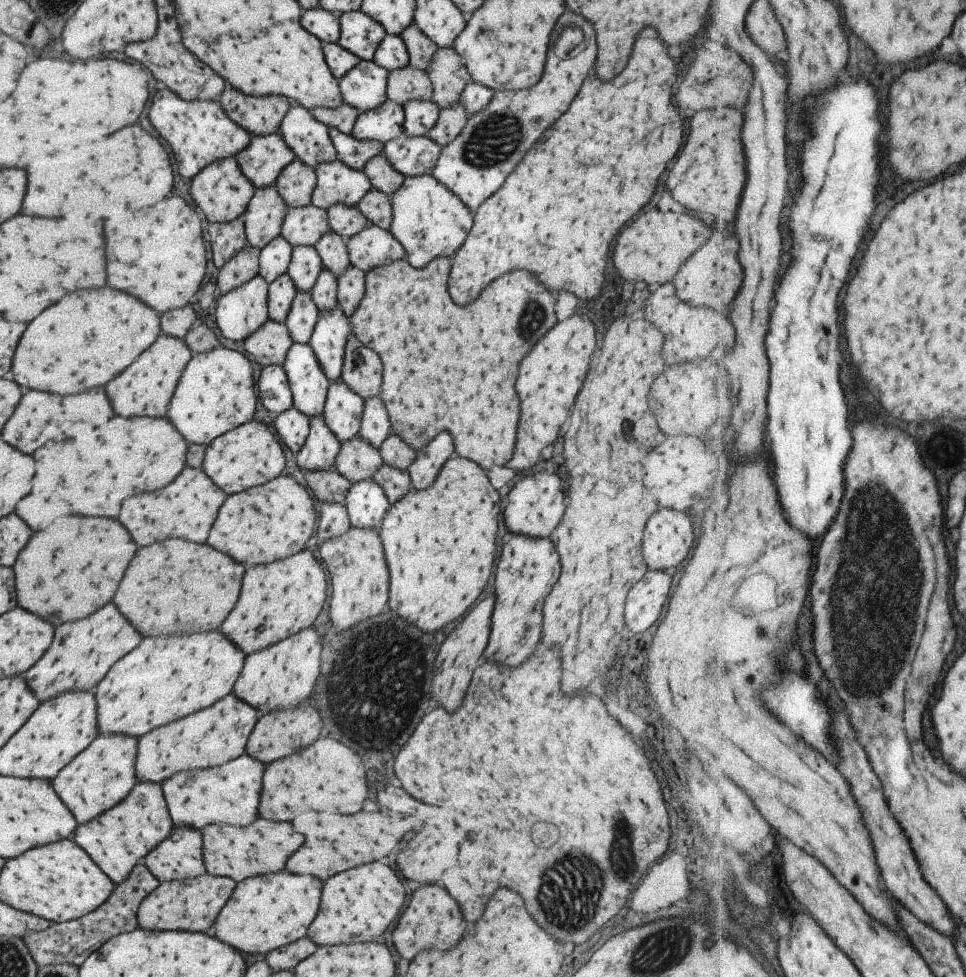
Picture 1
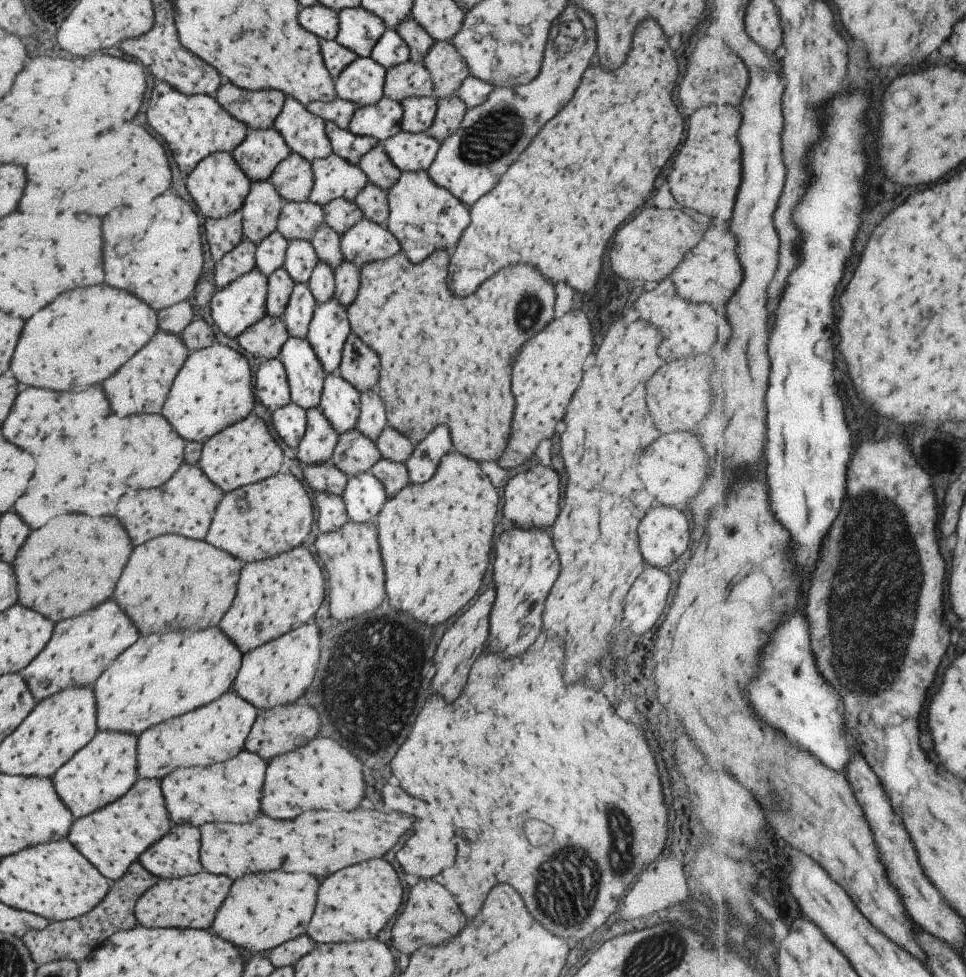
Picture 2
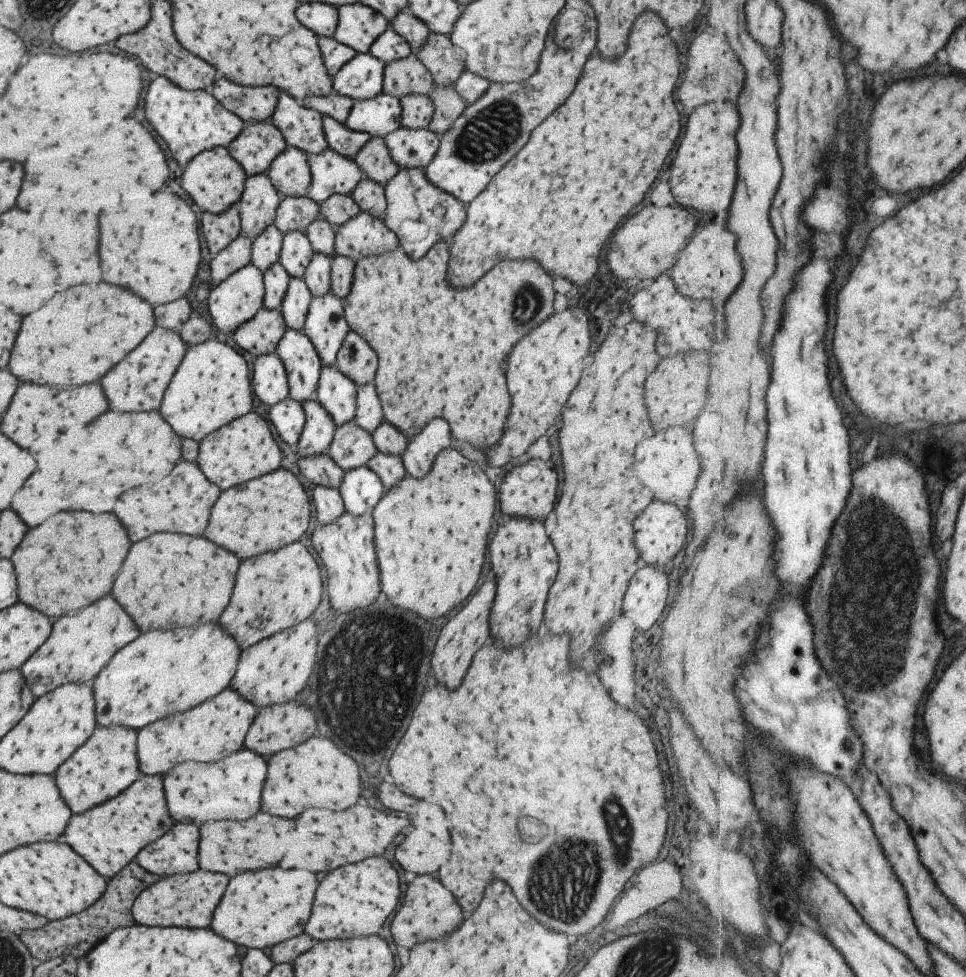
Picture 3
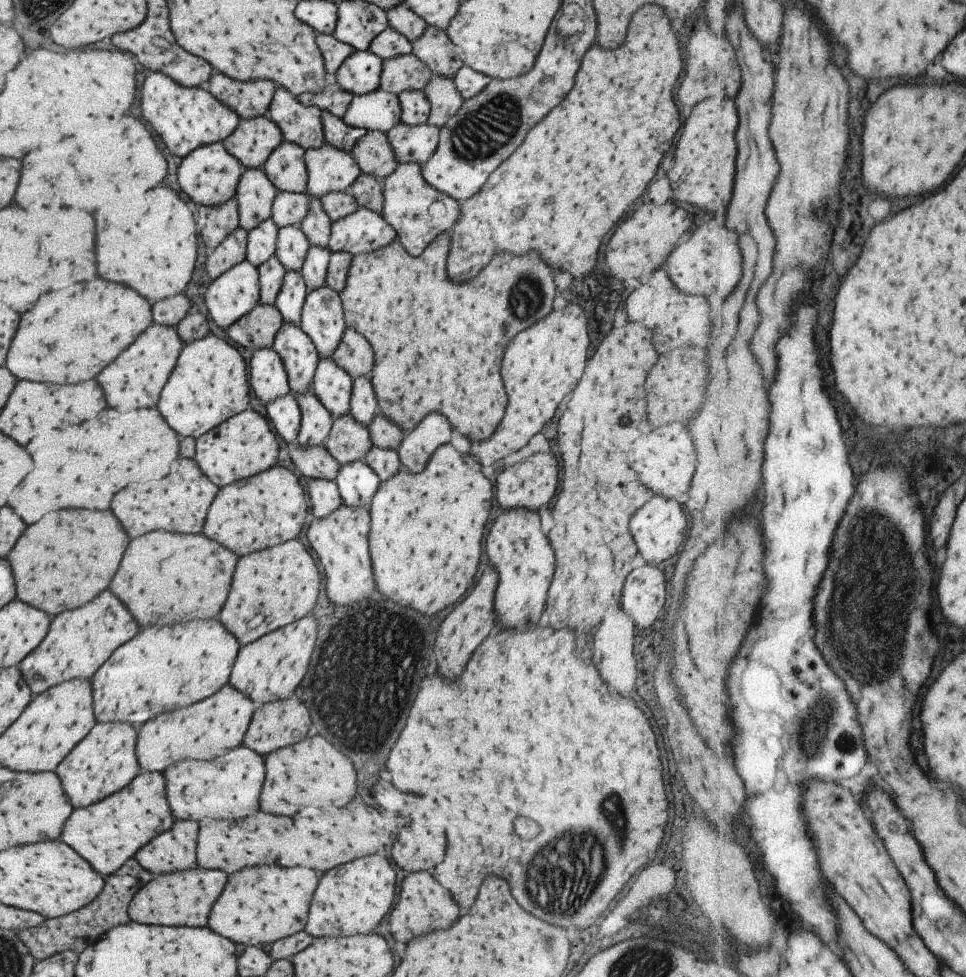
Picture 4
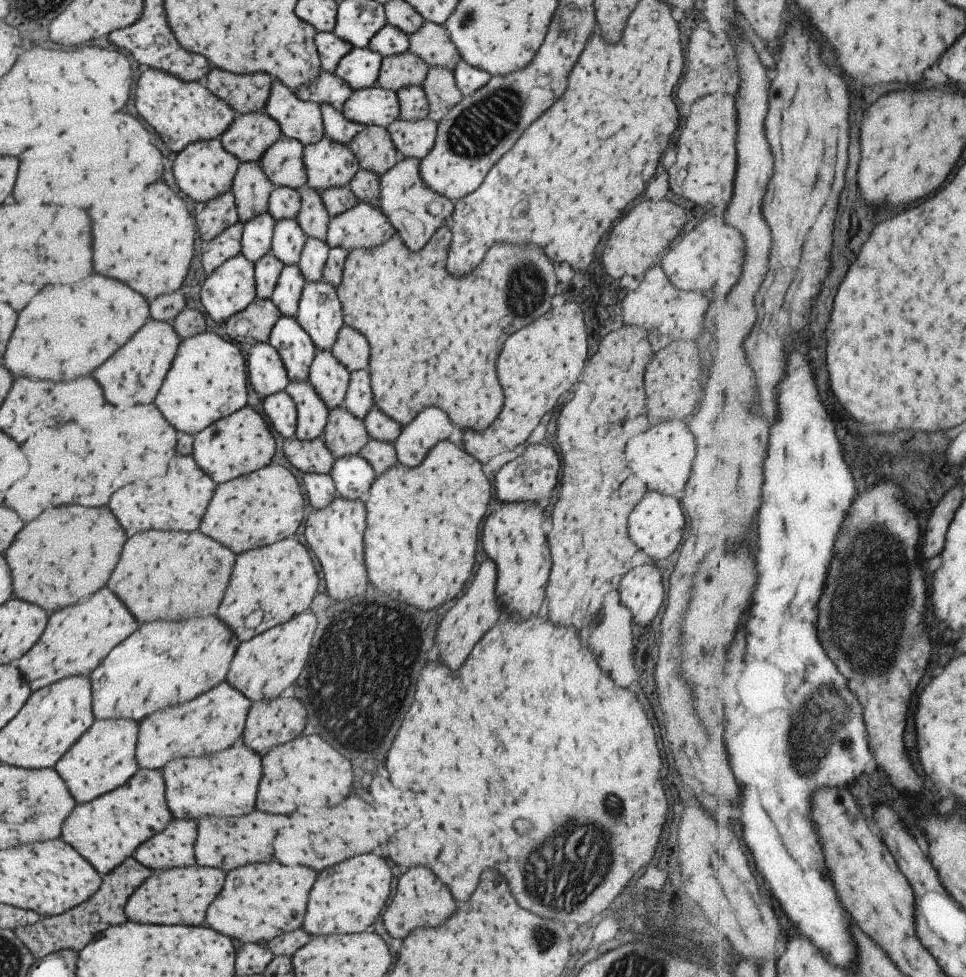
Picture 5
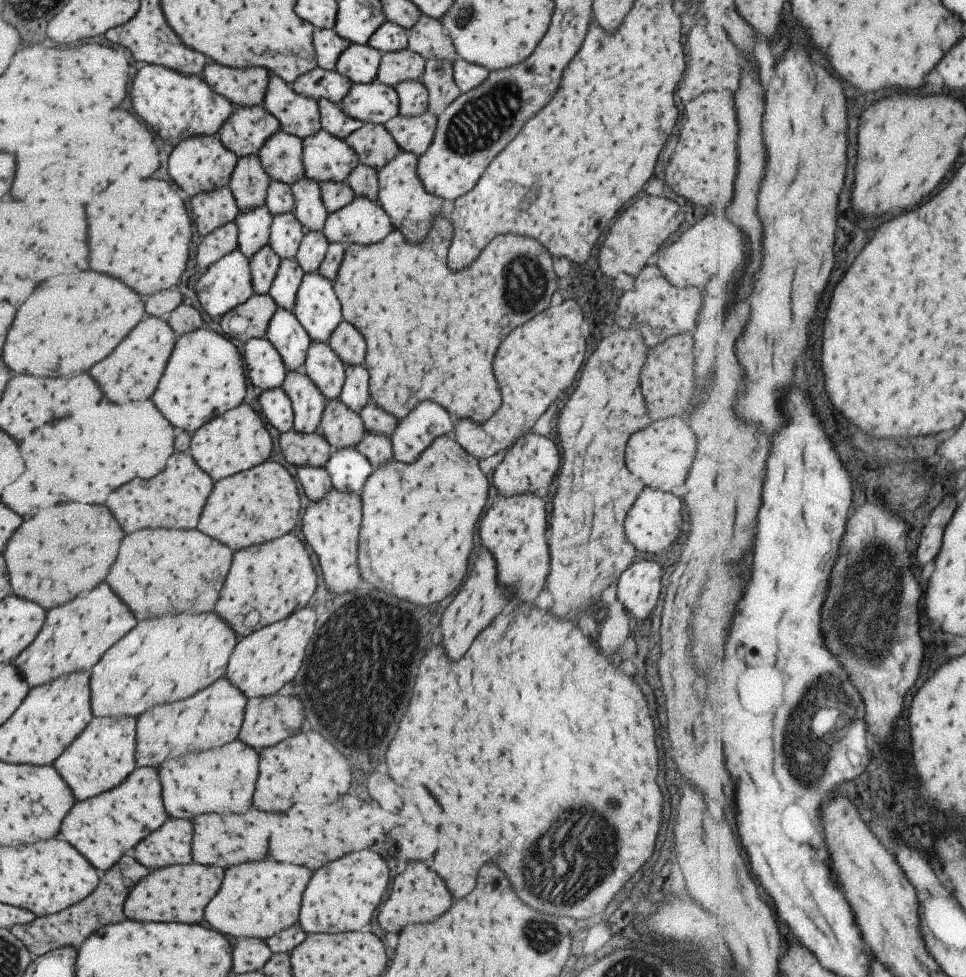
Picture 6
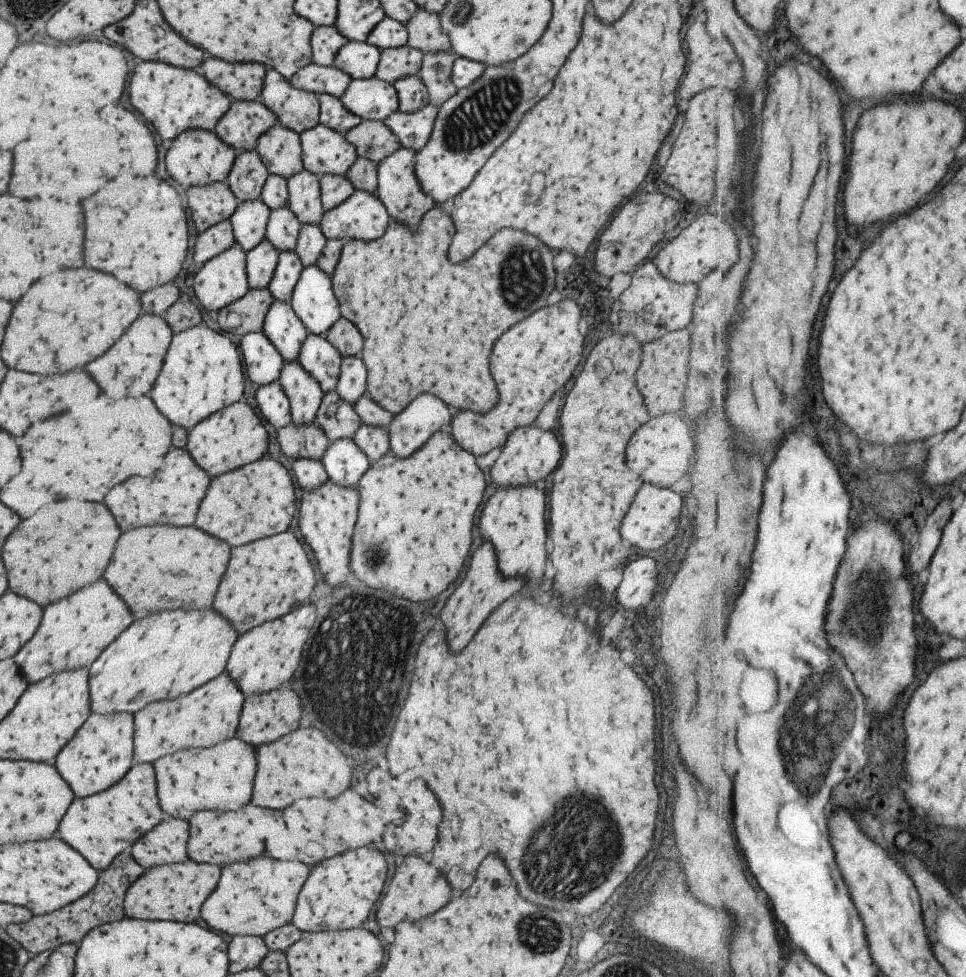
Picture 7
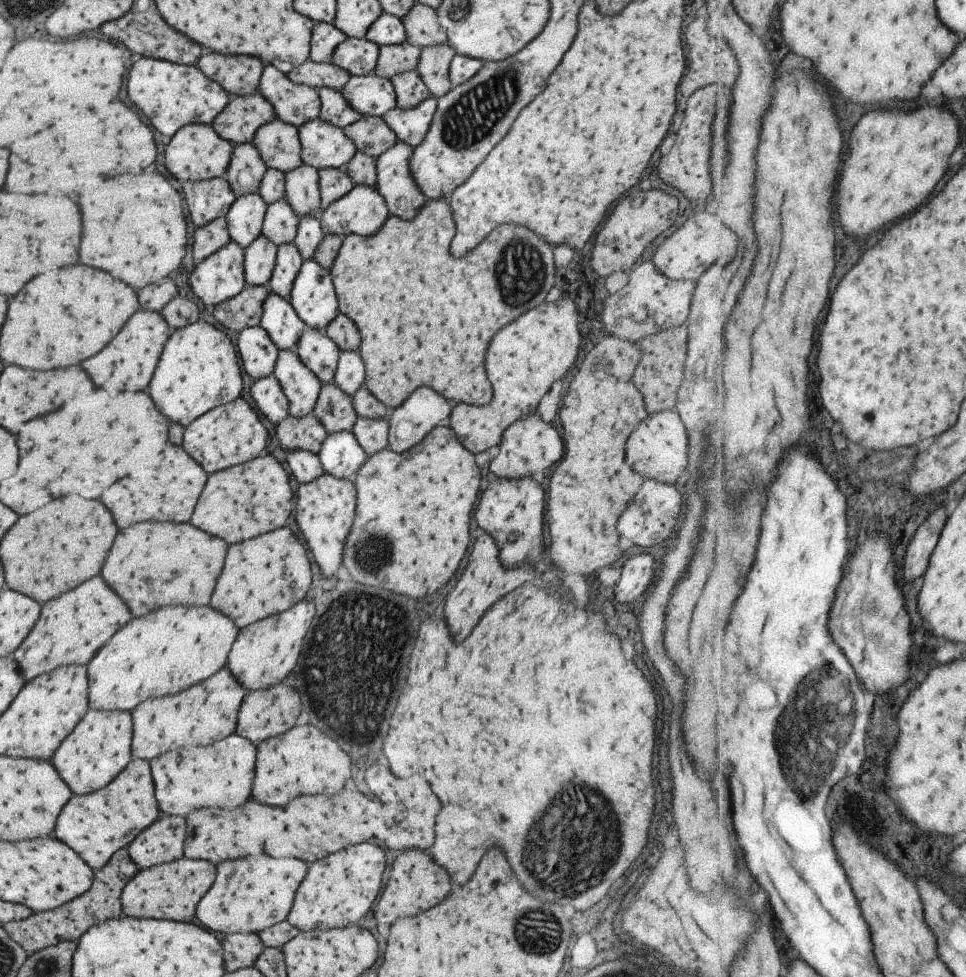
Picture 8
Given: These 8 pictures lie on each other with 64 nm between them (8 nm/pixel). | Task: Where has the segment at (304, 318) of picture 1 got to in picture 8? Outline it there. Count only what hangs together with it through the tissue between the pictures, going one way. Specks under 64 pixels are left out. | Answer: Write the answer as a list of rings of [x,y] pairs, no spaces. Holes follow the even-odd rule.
[[[295,244],[276,246],[275,264],[266,284],[270,292],[287,301],[301,263],[302,258],[299,256]]]

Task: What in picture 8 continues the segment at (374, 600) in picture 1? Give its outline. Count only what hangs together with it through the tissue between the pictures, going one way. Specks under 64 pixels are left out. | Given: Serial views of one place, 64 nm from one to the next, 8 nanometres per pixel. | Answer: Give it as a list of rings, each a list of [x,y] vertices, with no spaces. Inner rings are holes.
[[[325,472],[321,478],[317,478],[309,484],[298,484],[297,486],[295,522],[307,548],[313,554],[313,560],[319,566],[321,574],[327,578],[333,578],[341,565],[343,542],[345,542],[345,538],[348,538],[349,528],[353,524],[355,495],[352,481],[339,480]]]

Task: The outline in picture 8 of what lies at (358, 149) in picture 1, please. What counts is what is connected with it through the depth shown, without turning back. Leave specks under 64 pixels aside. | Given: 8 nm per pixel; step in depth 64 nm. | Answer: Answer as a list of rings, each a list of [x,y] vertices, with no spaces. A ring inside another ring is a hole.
[[[318,88],[316,93],[320,102],[319,120],[323,120],[335,128],[345,128],[361,118],[359,112],[355,112],[343,100],[340,92],[335,92],[331,88]]]

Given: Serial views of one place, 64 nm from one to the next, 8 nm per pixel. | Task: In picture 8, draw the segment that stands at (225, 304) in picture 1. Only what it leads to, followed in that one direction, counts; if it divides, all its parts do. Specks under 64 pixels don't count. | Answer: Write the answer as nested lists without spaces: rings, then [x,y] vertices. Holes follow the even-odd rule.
[[[231,240],[205,260],[200,260],[189,276],[193,294],[208,308],[235,298],[245,285],[243,249]]]

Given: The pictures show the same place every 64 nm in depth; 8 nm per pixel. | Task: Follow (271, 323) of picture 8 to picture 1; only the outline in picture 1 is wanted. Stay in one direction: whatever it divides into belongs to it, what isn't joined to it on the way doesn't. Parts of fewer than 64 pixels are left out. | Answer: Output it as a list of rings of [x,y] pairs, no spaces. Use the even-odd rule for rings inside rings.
[[[292,342],[285,352],[282,367],[289,384],[292,407],[308,419],[313,416],[322,418],[330,382],[319,368],[309,345]]]

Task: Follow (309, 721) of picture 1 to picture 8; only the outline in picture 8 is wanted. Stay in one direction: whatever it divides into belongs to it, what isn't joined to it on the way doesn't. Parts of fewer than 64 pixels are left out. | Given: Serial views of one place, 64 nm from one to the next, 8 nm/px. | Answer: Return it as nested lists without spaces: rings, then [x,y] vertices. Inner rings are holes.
[[[283,682],[263,690],[246,691],[237,711],[235,734],[256,745],[258,742],[267,740],[269,736],[275,738],[287,728],[293,728],[301,708],[297,694],[296,690],[289,688]]]

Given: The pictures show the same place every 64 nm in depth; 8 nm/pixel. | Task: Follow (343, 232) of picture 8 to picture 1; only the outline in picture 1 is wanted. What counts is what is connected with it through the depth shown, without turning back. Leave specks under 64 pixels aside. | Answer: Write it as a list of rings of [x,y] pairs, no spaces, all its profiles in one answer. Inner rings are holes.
[[[371,223],[346,240],[345,248],[349,254],[349,265],[363,272],[405,259],[405,252],[397,239]]]

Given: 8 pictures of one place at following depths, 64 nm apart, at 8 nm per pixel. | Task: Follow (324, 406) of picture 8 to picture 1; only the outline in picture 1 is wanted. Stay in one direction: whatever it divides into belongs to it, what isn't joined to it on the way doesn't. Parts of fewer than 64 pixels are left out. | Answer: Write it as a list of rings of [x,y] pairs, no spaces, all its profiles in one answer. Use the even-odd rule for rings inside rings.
[[[355,436],[347,442],[340,442],[333,470],[355,484],[361,480],[372,480],[373,474],[381,468],[382,463],[378,449]]]

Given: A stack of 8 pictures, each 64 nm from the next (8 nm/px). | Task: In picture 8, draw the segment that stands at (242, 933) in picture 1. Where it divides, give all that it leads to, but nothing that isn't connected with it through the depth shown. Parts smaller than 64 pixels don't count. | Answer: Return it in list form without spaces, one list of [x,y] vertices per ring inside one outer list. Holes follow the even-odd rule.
[[[265,854],[225,860],[215,866],[215,880],[195,906],[201,926],[215,932],[259,934],[286,920],[295,888],[305,876],[307,864],[293,858],[269,858]]]

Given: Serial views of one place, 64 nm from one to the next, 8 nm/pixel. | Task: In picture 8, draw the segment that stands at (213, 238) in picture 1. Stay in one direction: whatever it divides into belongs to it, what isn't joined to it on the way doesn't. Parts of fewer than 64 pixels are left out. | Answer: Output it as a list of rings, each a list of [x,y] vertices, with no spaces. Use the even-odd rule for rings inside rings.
[[[222,177],[199,182],[187,180],[182,183],[182,190],[189,218],[197,228],[215,218],[224,218],[236,197]]]

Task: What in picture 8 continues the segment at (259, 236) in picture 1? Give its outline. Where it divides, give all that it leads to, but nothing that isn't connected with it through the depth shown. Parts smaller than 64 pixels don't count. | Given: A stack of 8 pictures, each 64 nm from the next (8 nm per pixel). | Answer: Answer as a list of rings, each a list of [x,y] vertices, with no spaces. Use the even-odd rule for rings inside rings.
[[[252,143],[232,145],[231,158],[222,178],[227,181],[233,196],[247,196],[259,190],[259,182],[265,174],[257,149]]]

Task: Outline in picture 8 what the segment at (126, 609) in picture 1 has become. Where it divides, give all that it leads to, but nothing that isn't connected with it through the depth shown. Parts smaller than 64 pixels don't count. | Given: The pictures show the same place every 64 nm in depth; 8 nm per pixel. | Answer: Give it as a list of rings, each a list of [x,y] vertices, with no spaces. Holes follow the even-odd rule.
[[[139,522],[119,530],[101,566],[105,584],[127,604],[133,616],[167,604],[209,604],[215,578],[221,570],[227,544],[219,538],[173,522]]]

